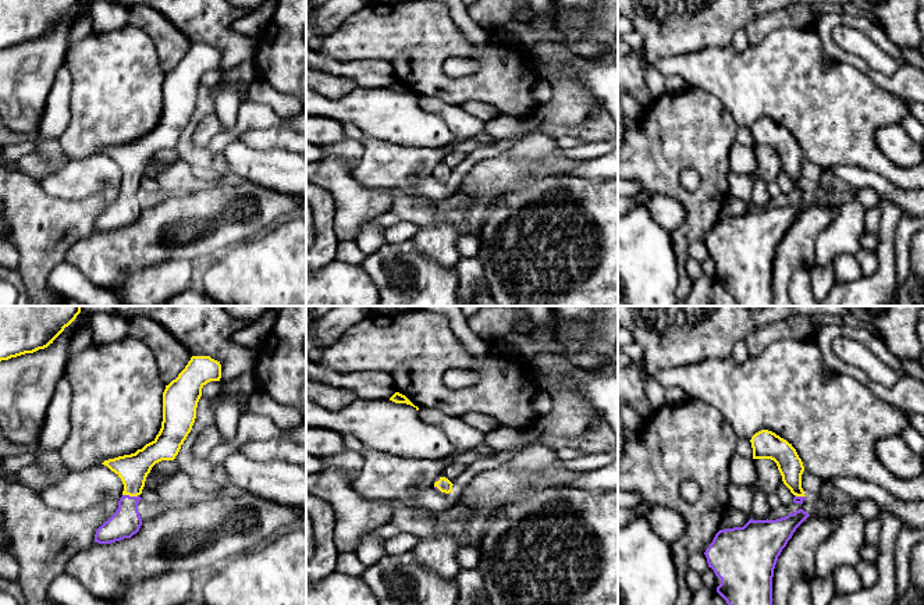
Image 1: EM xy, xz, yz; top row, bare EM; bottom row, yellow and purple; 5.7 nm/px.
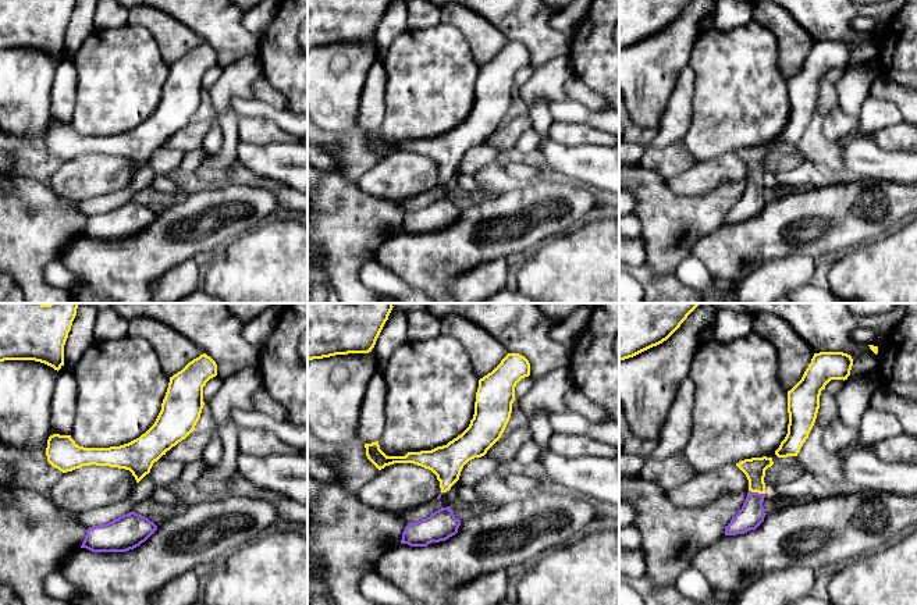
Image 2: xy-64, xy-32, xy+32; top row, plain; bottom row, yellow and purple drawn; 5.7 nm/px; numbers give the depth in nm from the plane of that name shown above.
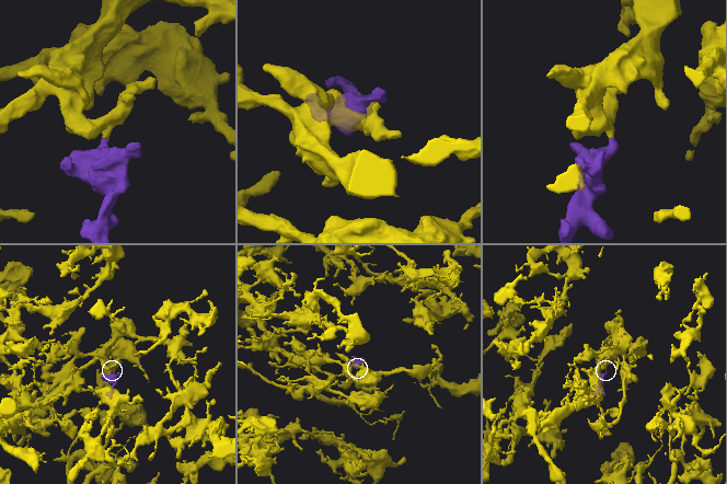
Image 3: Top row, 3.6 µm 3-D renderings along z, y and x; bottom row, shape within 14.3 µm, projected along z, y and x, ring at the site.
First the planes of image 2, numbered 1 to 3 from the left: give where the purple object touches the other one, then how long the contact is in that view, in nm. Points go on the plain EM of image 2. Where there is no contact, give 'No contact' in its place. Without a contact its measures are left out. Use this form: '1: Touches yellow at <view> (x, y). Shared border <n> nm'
1: No contact
2: No contact
3: Touches yellow at xy+32 (757, 180). Shared border 100 nm

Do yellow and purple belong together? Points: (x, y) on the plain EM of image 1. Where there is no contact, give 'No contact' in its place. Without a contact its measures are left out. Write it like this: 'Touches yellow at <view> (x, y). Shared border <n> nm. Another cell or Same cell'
Touches yellow at xy (131, 184). Shared border 100 nm. Same cell

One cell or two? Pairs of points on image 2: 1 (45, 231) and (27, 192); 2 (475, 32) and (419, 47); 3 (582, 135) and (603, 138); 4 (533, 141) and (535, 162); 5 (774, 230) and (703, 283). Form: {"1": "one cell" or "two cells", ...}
{"1": "one cell", "2": "two cells", "3": "one cell", "4": "one cell", "5": "two cells"}

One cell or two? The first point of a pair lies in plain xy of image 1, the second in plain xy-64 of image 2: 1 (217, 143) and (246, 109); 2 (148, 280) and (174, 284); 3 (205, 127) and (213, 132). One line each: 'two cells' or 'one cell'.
1: one cell
2: one cell
3: two cells

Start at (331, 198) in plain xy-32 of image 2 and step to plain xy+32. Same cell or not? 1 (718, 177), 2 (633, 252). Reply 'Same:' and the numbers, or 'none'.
Same: none

